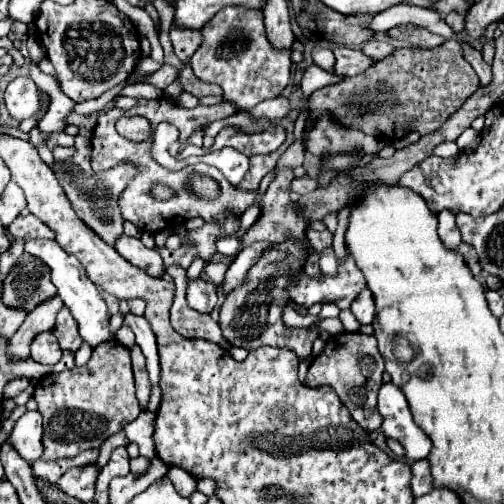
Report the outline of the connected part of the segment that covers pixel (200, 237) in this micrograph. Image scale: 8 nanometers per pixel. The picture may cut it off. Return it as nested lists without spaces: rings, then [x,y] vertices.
[[[232,213],[232,215],[228,215],[228,219],[224,223],[204,223],[200,229],[188,231],[186,243],[180,249],[168,251],[164,247],[158,251],[160,251],[166,267],[172,263],[180,263],[180,267],[188,269],[192,265],[194,257],[208,263],[216,255],[216,241],[220,237],[232,237],[238,229],[240,229],[240,217],[236,213]]]

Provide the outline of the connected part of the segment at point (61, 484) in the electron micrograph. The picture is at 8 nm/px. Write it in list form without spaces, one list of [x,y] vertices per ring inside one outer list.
[[[84,465],[78,469],[68,469],[56,483],[60,491],[64,491],[68,497],[74,497],[82,503],[88,503],[94,499],[94,483],[98,479],[98,467],[96,465]]]

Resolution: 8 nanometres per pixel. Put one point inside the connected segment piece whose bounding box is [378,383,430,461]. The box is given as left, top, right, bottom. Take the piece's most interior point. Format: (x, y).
(397, 423)

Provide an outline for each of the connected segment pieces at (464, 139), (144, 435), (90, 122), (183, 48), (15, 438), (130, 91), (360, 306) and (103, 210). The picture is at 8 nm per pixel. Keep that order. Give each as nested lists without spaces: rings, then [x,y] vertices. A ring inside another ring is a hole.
[[[468,127],[462,135],[460,135],[460,149],[462,151],[474,151],[480,143],[480,131],[474,131],[472,127]]]
[[[142,411],[136,421],[128,423],[128,427],[124,427],[124,431],[126,431],[126,437],[130,439],[130,443],[136,443],[140,447],[140,455],[144,455],[148,459],[154,459],[156,457],[154,441],[152,441],[154,413]]]
[[[114,99],[111,100],[102,110],[96,111],[89,115],[79,115],[75,112],[68,115],[65,119],[67,125],[74,124],[80,127],[80,135],[90,138],[96,123],[102,115],[114,107]]]
[[[172,23],[170,39],[172,39],[174,53],[178,55],[178,59],[182,59],[182,61],[186,59],[188,61],[192,57],[192,53],[196,51],[196,39],[194,37],[198,37],[198,47],[200,47],[200,43],[204,41],[200,29],[182,29],[176,23]]]
[[[26,411],[14,425],[14,431],[10,435],[12,447],[20,453],[20,457],[26,463],[34,463],[42,457],[44,445],[42,445],[42,419],[38,411]]]
[[[137,83],[126,86],[116,97],[120,95],[150,100],[162,97],[163,91],[151,84]]]
[[[364,289],[358,299],[352,303],[352,313],[354,317],[362,323],[362,325],[368,325],[374,321],[376,317],[376,311],[374,311],[374,299],[372,299],[372,293],[368,289]]]
[[[78,141],[76,143],[76,155],[64,159],[64,161],[54,161],[52,171],[58,179],[58,183],[62,185],[66,197],[70,199],[72,209],[76,211],[76,215],[102,239],[106,241],[110,247],[114,247],[116,239],[124,233],[124,219],[120,215],[118,209],[118,197],[124,191],[124,187],[130,183],[130,179],[134,177],[136,171],[132,171],[132,167],[128,167],[126,163],[116,165],[104,173],[94,173],[90,167],[90,141]]]

